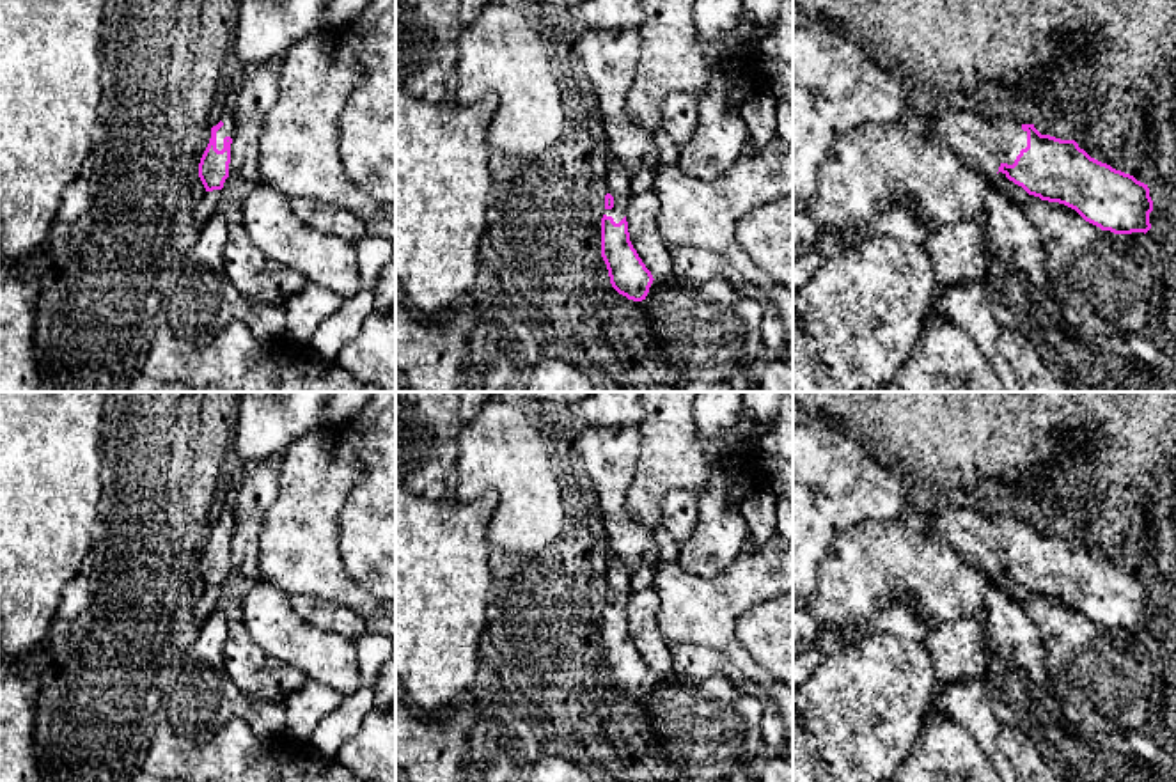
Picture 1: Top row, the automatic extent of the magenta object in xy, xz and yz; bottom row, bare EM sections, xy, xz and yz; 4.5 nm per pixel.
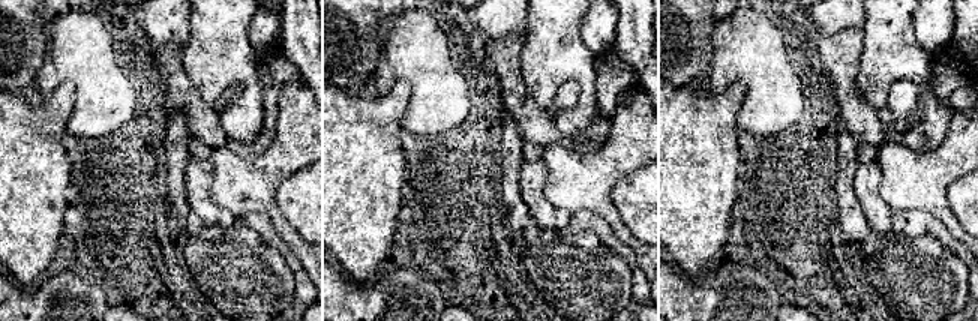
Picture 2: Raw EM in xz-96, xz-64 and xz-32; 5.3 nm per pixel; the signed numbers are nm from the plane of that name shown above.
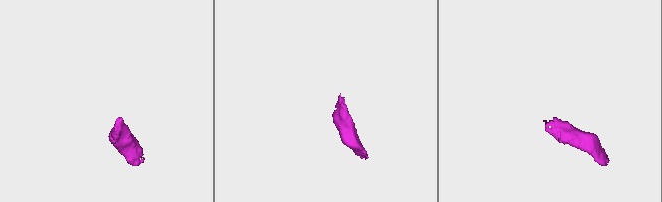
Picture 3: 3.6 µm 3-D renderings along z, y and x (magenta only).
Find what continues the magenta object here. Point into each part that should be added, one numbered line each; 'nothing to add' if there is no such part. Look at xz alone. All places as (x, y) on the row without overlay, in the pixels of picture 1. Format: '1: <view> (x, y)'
1: xz (618, 577)

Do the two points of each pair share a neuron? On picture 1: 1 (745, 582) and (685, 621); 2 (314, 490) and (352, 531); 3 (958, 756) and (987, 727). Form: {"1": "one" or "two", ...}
{"1": "one", "2": "two", "3": "two"}

